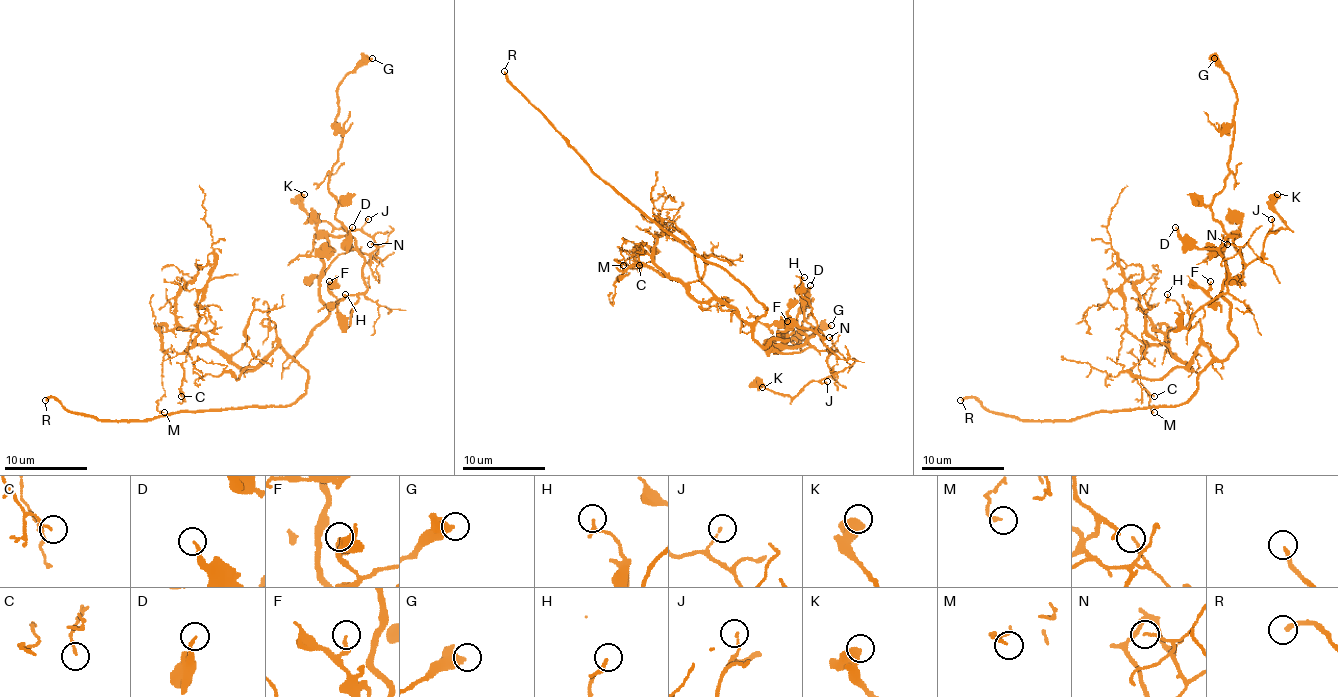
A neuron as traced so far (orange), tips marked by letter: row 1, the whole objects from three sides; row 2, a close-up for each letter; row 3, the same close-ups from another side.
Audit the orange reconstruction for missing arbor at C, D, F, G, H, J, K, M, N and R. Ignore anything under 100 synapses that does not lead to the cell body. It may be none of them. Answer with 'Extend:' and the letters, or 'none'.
Extend: R

